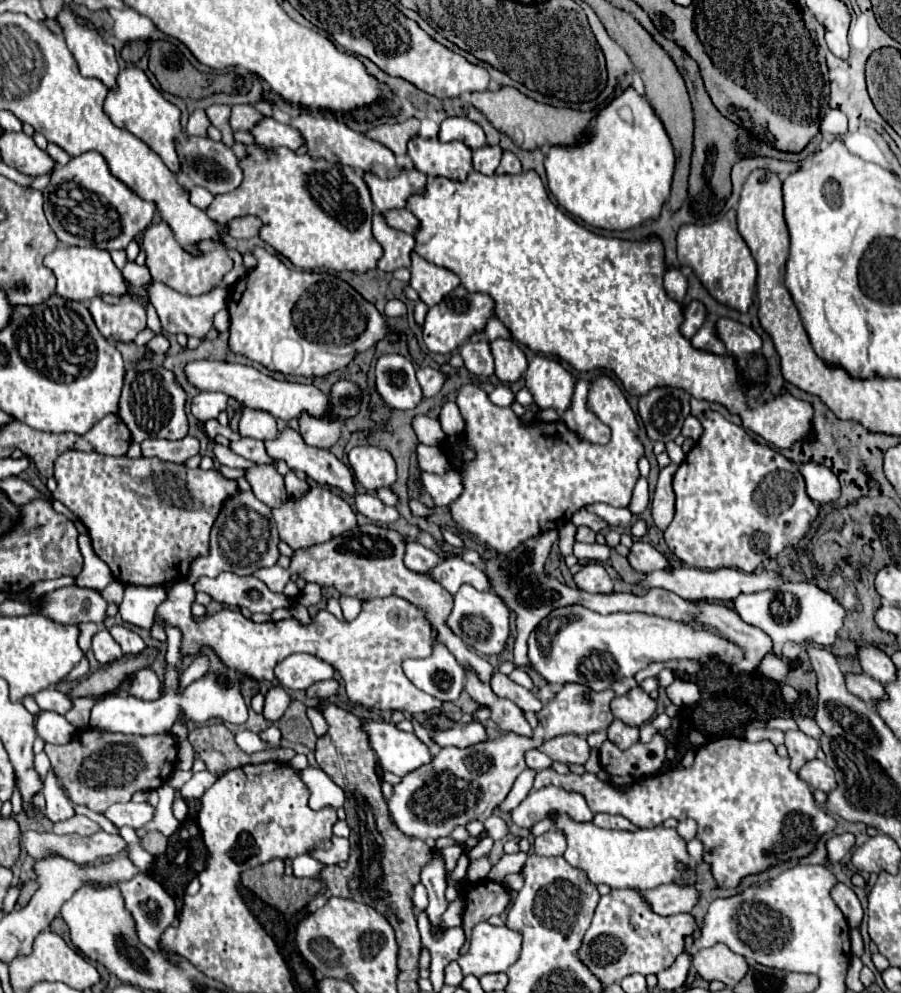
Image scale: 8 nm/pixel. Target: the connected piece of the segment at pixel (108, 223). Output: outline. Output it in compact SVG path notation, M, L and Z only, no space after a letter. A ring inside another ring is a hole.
M85 152L59 166L43 190L43 210L55 236L65 246L95 246L103 250L127 248L127 244L143 232L155 214L155 202L139 198L129 186L109 172L99 152Z

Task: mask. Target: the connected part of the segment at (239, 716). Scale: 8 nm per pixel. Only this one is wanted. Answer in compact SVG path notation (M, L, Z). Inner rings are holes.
M165 626L167 634L167 656L165 656L165 680L161 696L153 702L145 702L141 698L135 698L131 694L107 694L97 698L93 710L91 710L91 726L101 732L123 732L123 734L167 734L171 728L183 720L183 722L207 722L213 718L221 718L225 722L243 724L247 720L247 706L241 696L241 682L229 680L217 672L207 672L187 688L179 692L179 680L181 680L181 640L183 634L179 634L179 628Z

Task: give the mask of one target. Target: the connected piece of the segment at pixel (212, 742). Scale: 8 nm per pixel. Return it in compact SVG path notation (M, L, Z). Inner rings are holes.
M209 724L199 726L189 732L189 742L193 742L195 756L205 762L211 774L221 776L231 768L239 768L245 764L259 762L289 762L295 752L291 748L269 748L255 754L245 754L237 744L233 734L225 728L225 724Z

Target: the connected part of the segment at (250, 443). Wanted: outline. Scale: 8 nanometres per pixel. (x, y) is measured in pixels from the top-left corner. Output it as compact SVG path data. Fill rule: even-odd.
M241 438L239 442L231 442L229 447L235 454L239 454L247 460L253 460L255 464L271 464L273 462L273 458L267 458L267 450L261 440Z

